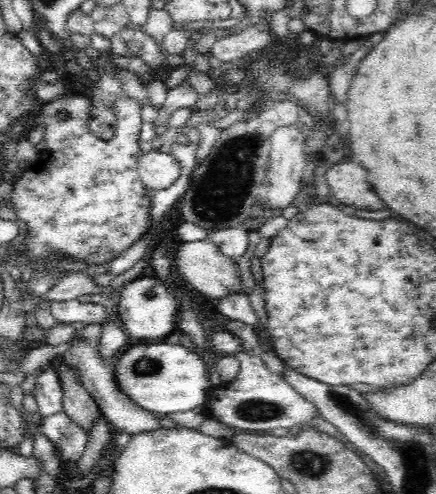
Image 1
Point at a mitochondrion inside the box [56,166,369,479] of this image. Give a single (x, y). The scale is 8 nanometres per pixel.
(250, 410)

